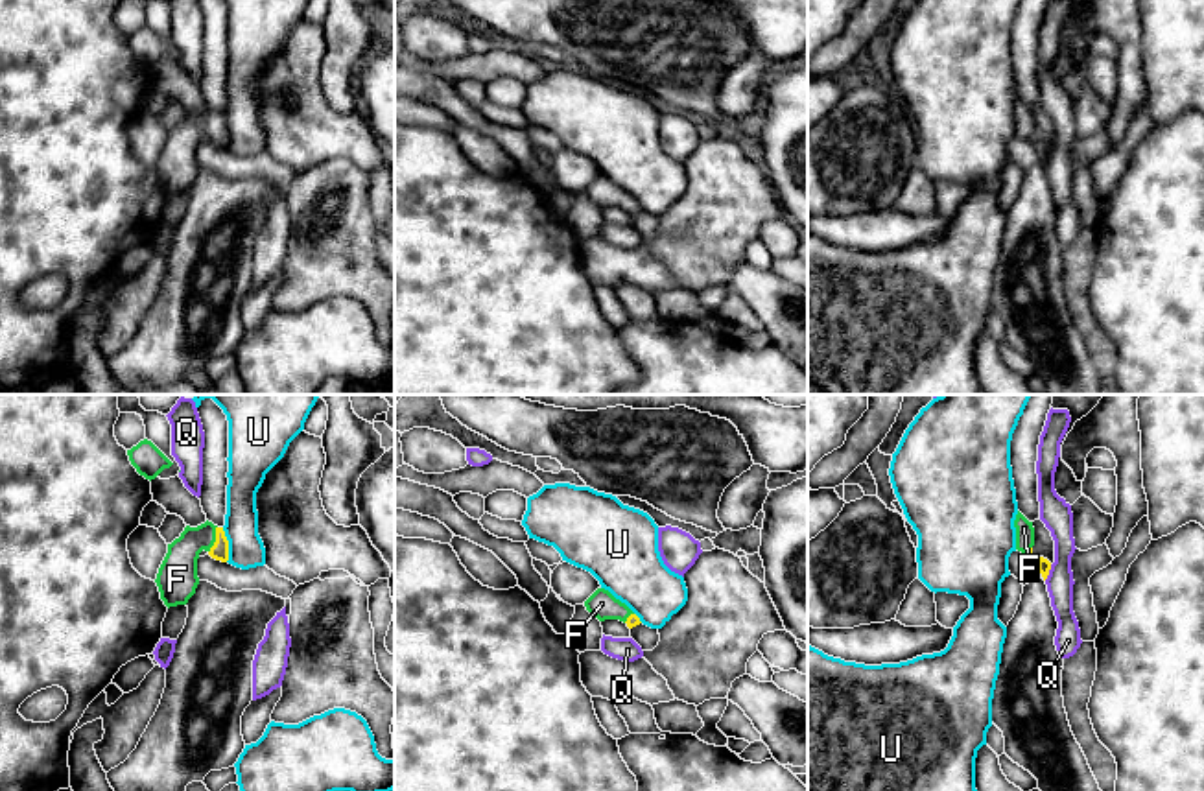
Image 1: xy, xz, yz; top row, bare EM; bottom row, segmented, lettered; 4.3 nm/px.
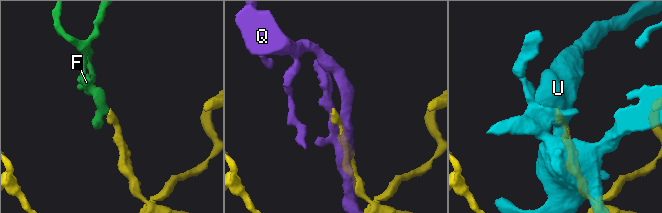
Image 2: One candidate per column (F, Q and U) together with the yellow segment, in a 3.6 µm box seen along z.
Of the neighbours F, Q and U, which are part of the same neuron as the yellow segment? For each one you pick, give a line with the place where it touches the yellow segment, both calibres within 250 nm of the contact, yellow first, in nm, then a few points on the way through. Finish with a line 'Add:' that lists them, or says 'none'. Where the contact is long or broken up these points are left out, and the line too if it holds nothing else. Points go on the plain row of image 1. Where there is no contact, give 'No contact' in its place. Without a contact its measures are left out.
F: Touches yellow at xy (216, 126). Thickness 80 nm (yellow) against 180 nm. Path across: xy (220, 137), (216, 126), (181, 148), (177, 166)
Add: F

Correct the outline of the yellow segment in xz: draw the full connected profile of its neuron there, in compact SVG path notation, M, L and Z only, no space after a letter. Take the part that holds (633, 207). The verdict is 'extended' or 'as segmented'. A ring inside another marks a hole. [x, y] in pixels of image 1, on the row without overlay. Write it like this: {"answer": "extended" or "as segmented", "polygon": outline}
{"answer": "extended", "polygon": "M597 175L586 188L586 197L597 205L599 208L605 207L620 207L629 216L640 212L640 205L620 186L616 186L608 177Z"}

